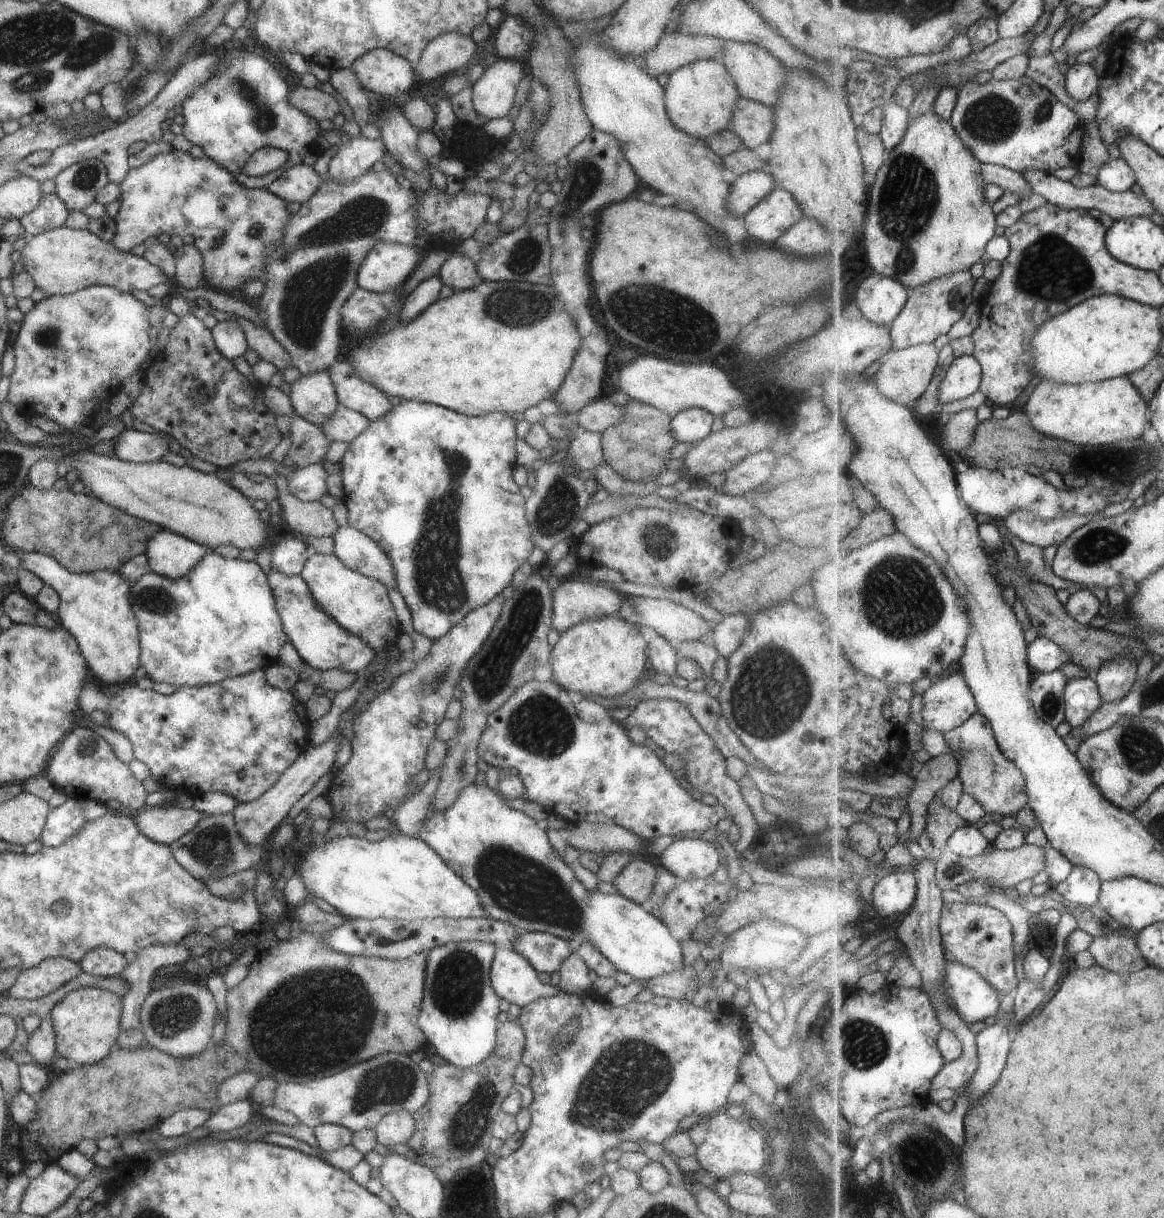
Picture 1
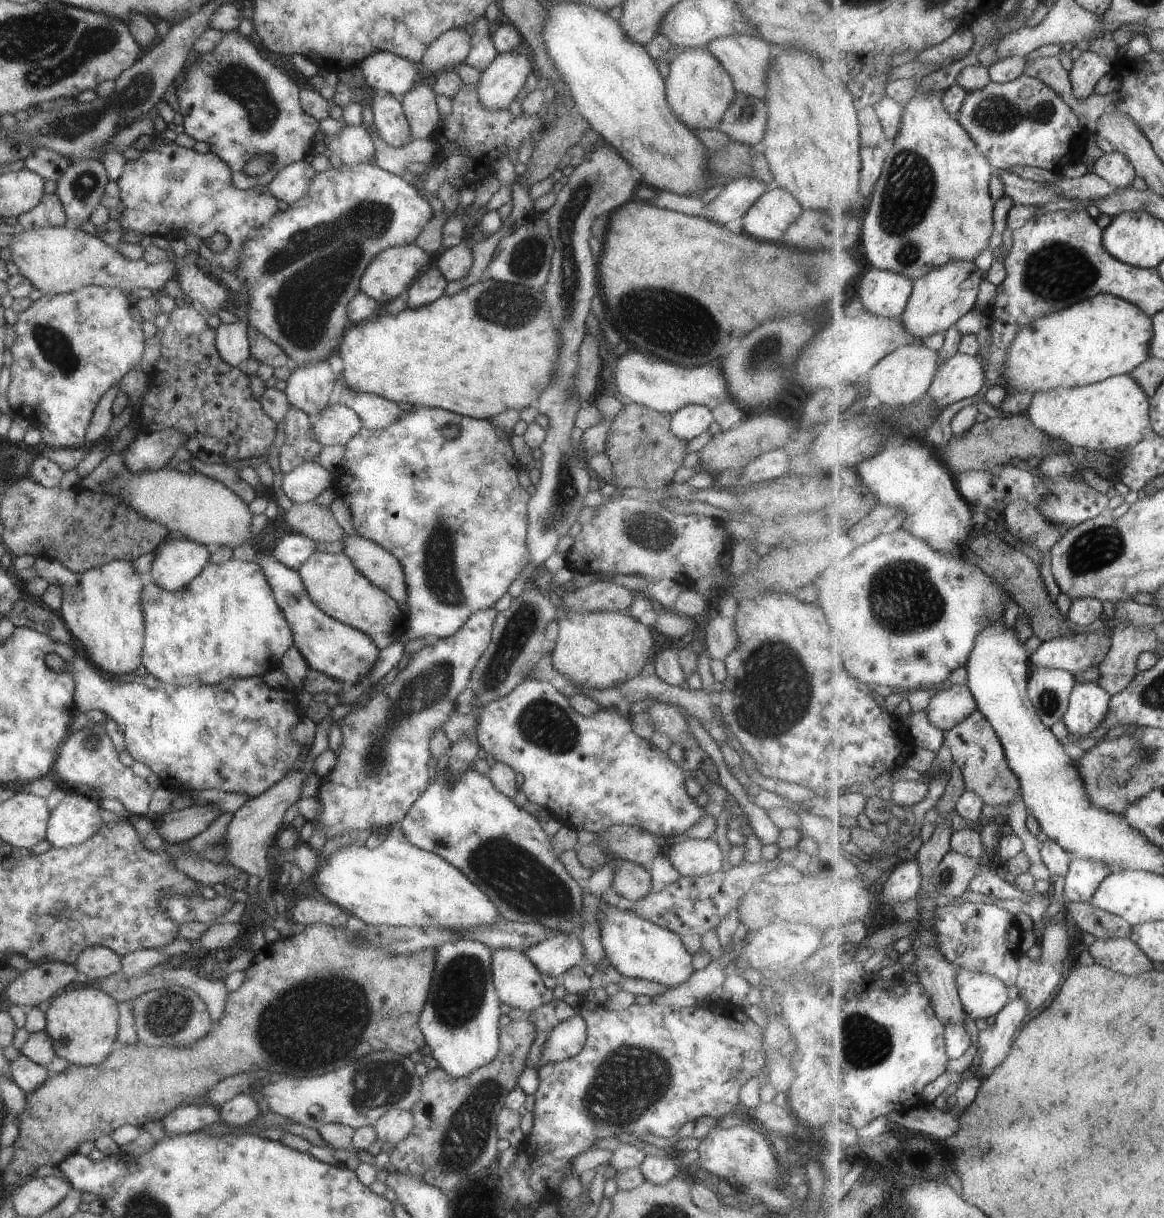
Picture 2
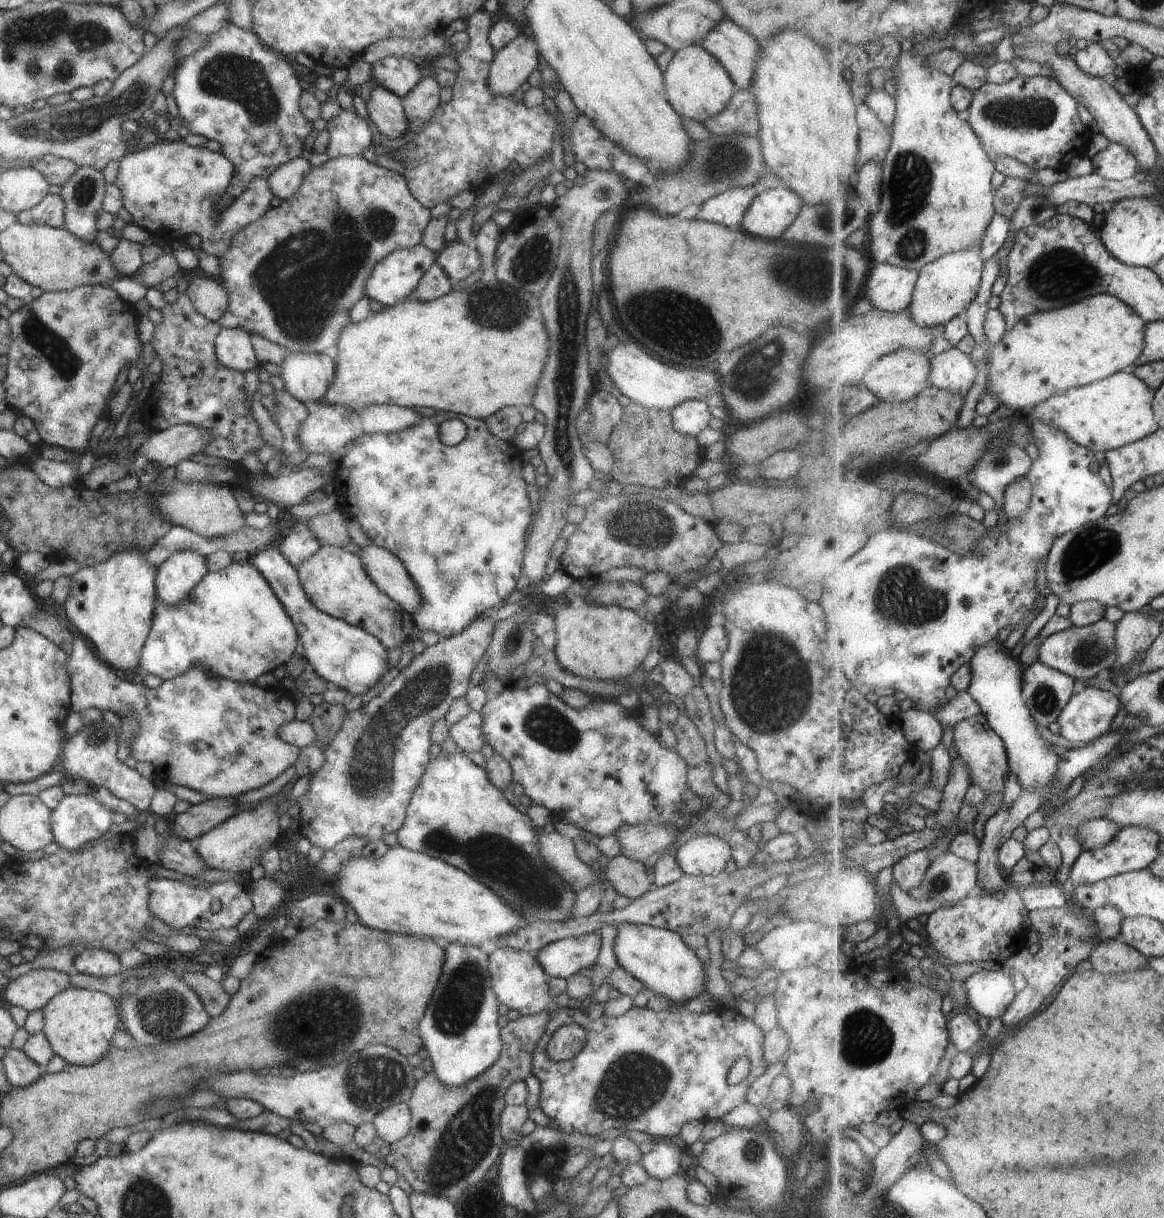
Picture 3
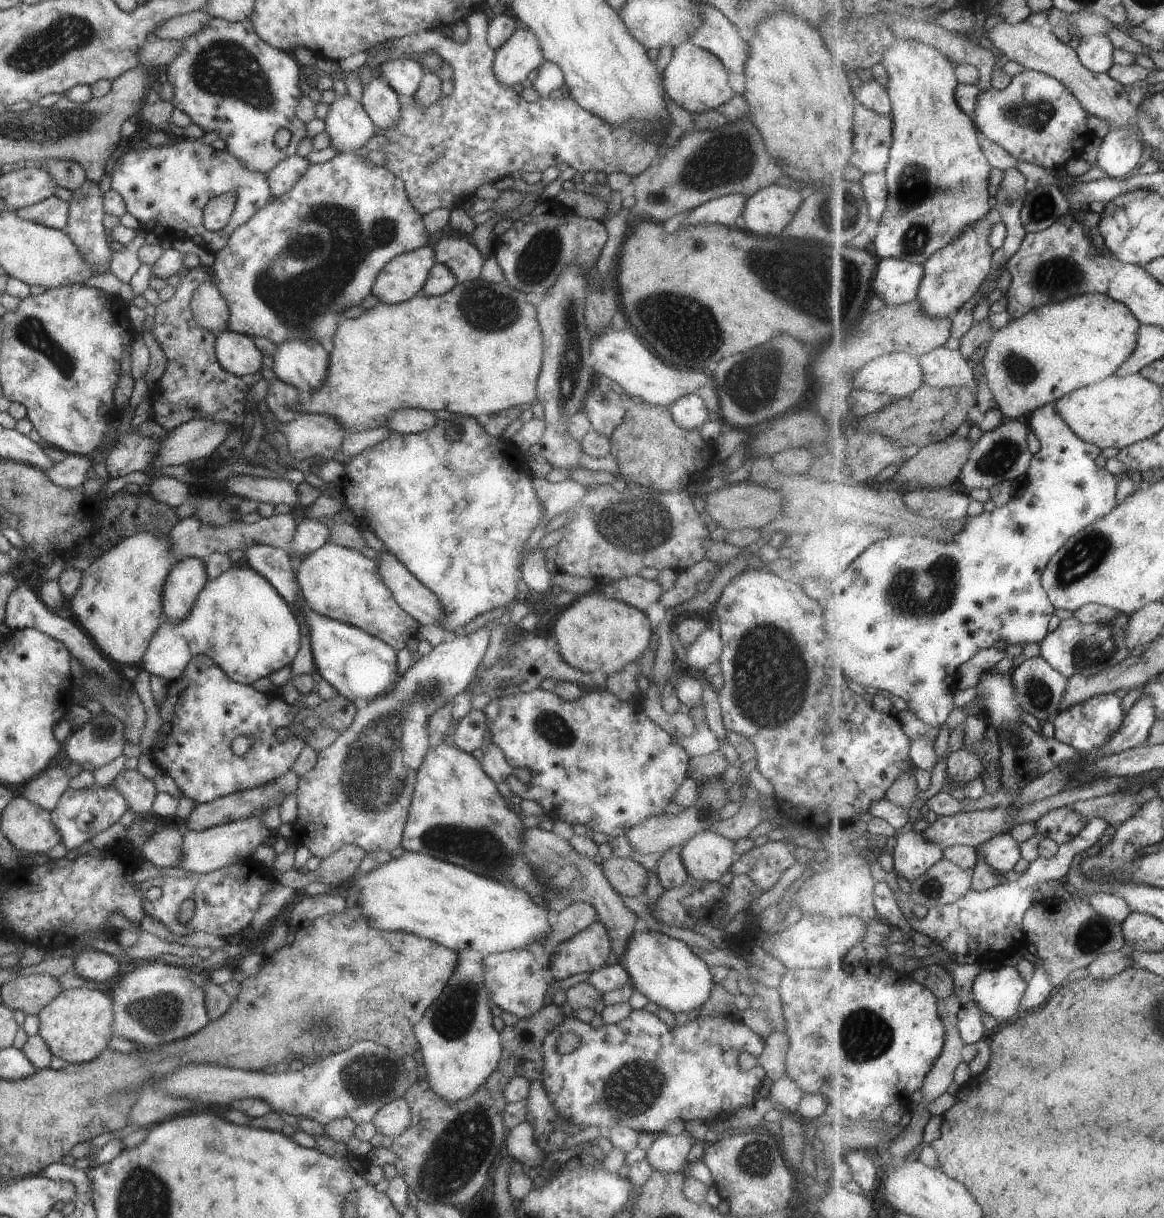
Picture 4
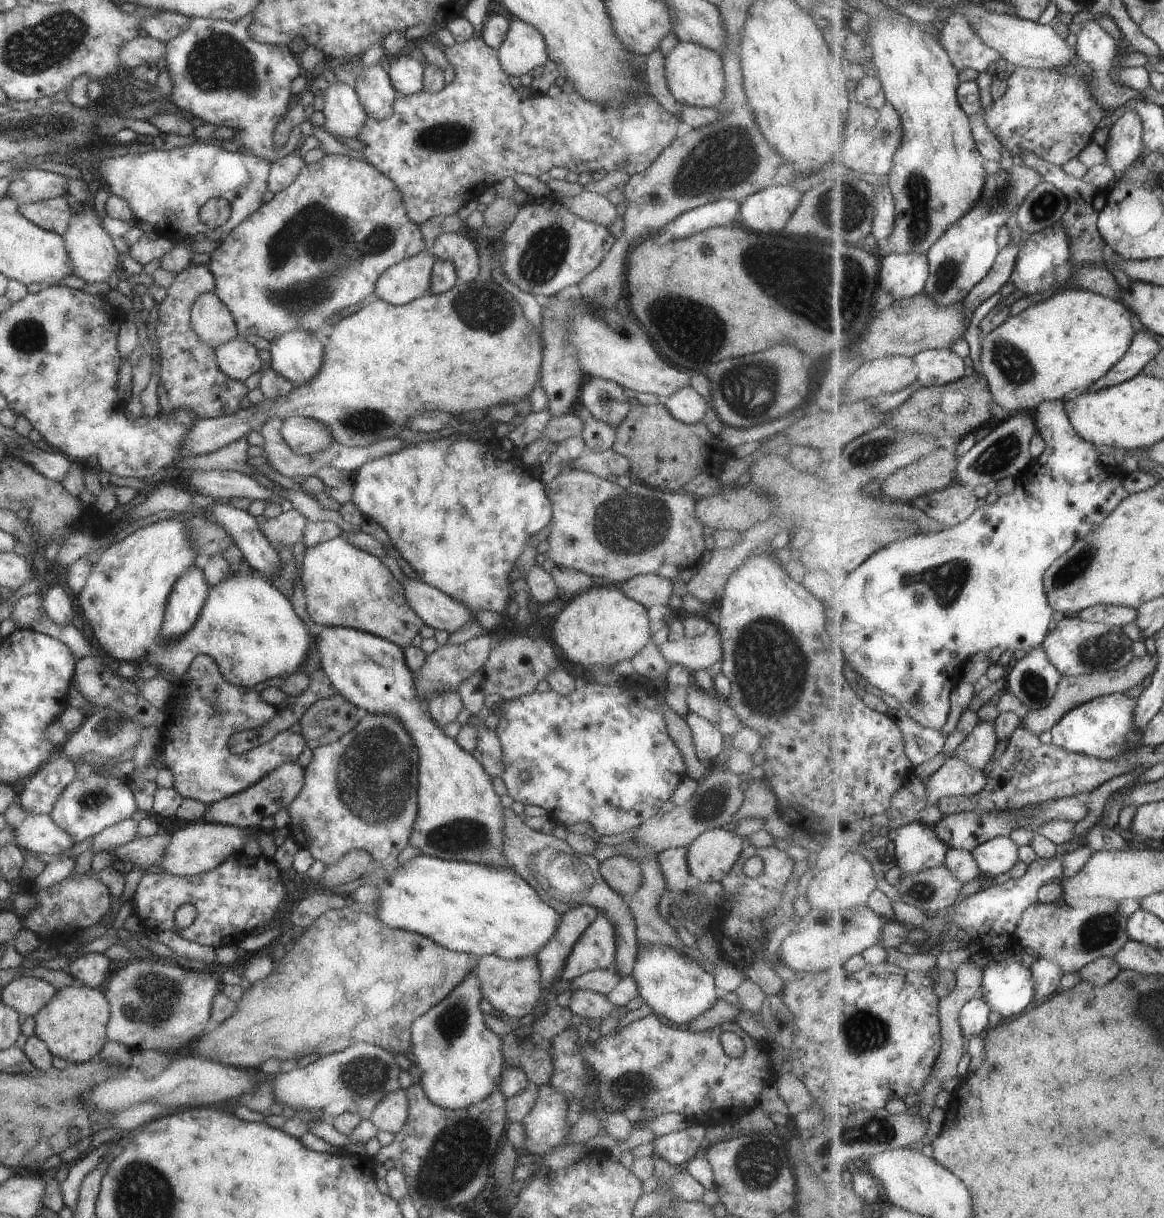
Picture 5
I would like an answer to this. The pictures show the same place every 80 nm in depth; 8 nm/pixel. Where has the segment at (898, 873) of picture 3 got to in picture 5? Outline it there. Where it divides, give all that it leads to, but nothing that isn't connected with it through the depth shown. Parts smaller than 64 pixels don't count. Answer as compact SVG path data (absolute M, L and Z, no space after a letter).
M912 821L891 829L888 837L895 846L895 864L902 874L920 873L946 864L950 846L921 822Z

